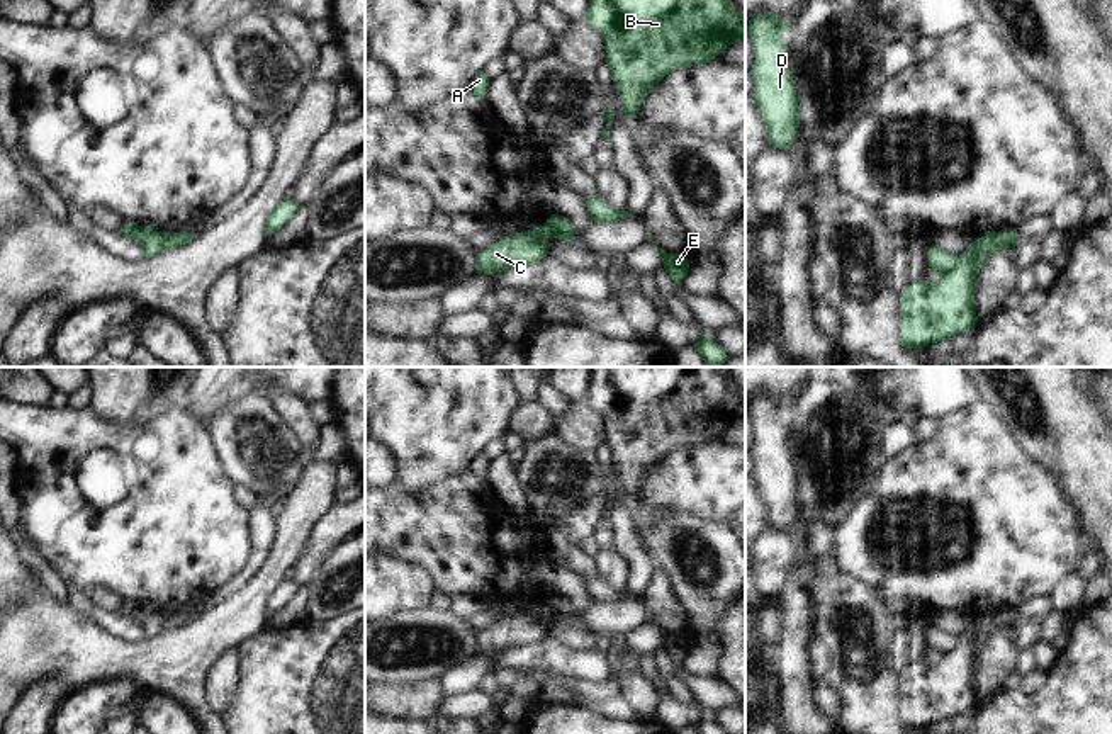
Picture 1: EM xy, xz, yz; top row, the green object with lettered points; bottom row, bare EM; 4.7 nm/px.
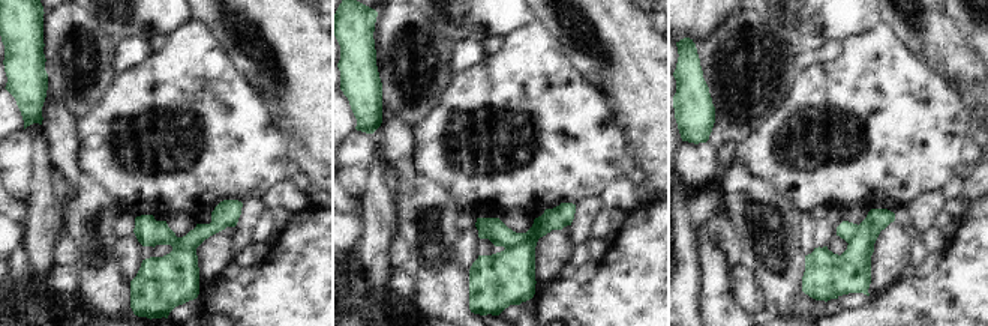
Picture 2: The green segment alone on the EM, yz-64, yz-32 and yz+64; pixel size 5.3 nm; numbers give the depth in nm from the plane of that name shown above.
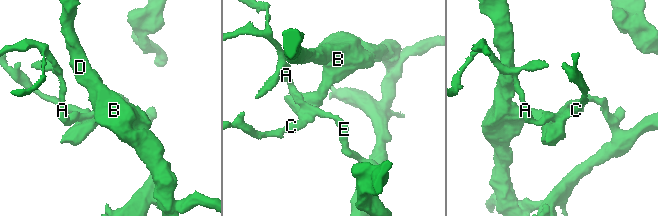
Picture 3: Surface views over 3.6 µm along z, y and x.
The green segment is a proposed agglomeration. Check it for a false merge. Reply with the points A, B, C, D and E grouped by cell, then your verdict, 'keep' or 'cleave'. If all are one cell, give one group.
A C E / B D | cleave

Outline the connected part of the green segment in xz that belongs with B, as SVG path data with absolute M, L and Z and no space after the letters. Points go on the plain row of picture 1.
M591 367L584 401L601 415L611 460L630 500L669 452L711 443L745 418L745 398L732 389L723 367Z

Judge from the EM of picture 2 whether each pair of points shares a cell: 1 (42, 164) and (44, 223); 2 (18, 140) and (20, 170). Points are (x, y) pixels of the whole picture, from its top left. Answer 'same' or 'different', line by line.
1: same
2: same

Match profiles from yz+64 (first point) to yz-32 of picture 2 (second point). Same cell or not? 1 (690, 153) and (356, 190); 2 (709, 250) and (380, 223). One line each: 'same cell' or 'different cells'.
1: same cell
2: same cell

